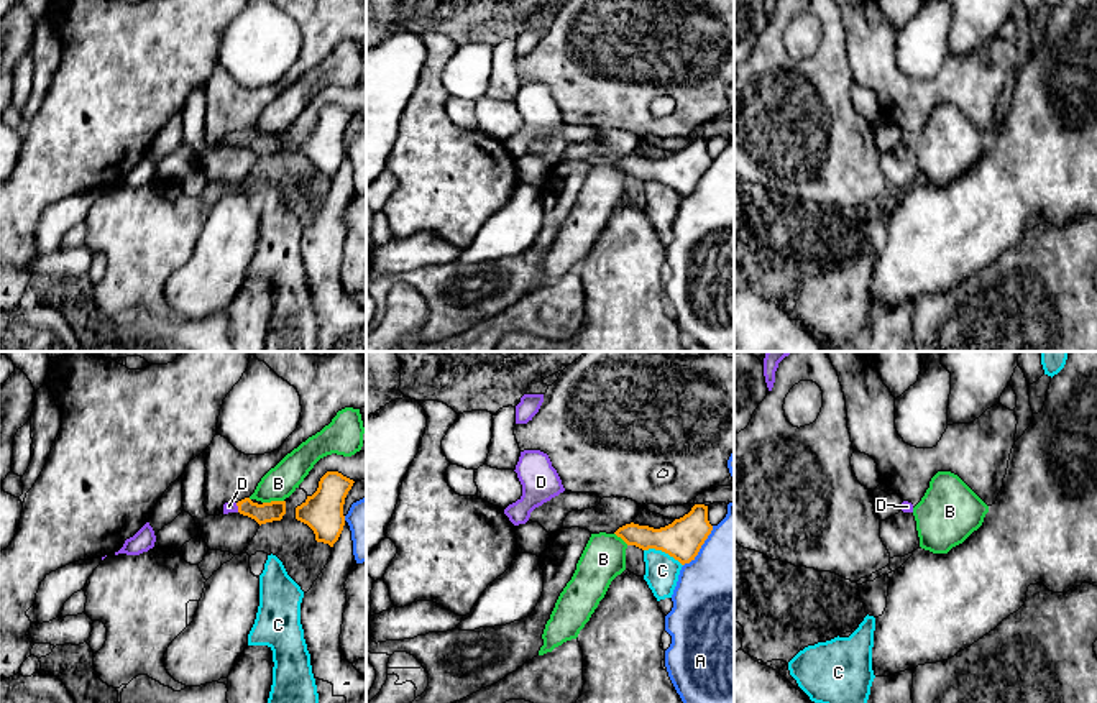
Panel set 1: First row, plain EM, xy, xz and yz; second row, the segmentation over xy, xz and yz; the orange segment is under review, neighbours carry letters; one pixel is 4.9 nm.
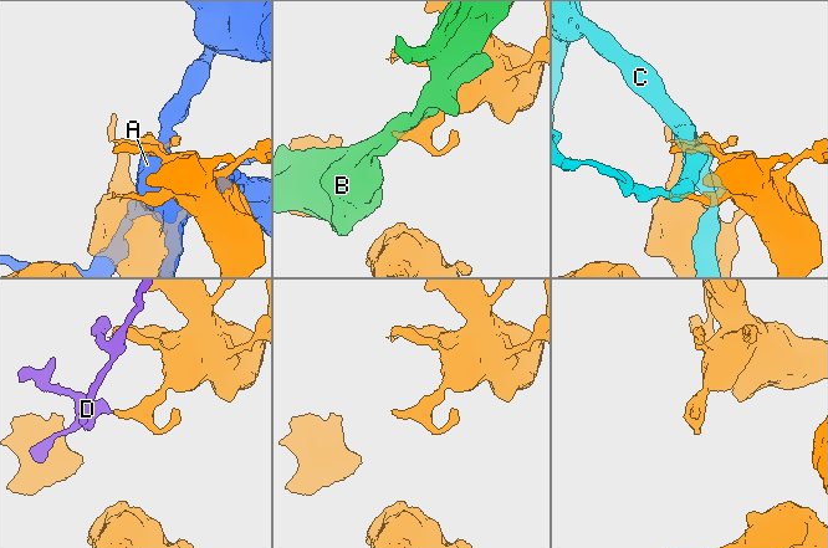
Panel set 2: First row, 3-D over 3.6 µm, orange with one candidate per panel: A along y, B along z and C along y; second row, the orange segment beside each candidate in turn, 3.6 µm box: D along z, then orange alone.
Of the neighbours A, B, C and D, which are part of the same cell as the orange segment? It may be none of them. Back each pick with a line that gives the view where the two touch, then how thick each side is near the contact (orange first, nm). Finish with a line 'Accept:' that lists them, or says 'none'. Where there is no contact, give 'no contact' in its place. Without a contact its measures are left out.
D: meets orange in xy; 100 nm thick on the orange side, 50 nm on the other
Accept: D

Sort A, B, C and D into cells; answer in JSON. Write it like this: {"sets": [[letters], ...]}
{"sets": [["A"], ["B"], ["C"], ["D"]]}

